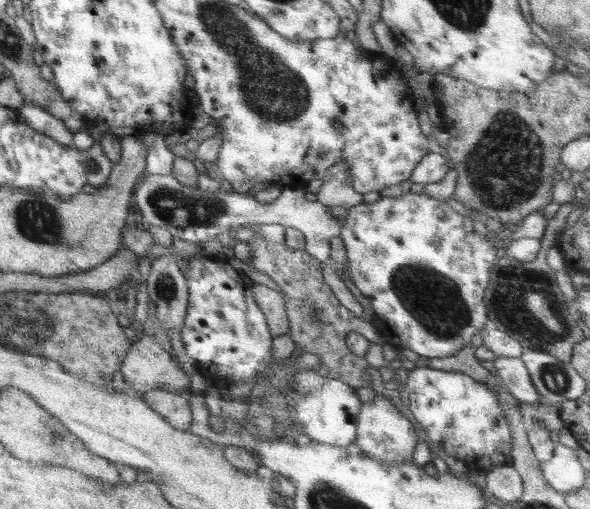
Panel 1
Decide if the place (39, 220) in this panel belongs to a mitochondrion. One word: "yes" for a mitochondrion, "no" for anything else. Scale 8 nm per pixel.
yes

